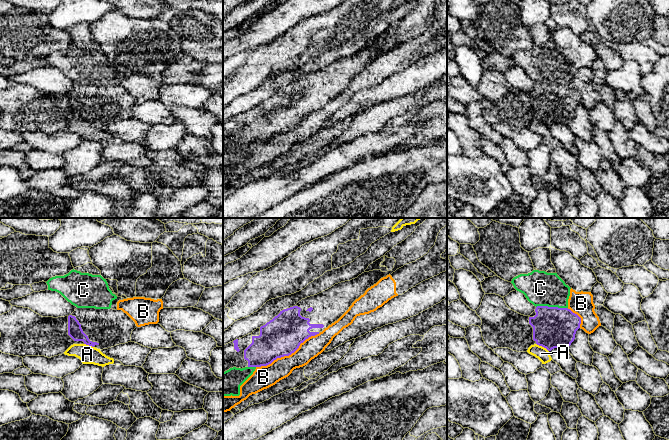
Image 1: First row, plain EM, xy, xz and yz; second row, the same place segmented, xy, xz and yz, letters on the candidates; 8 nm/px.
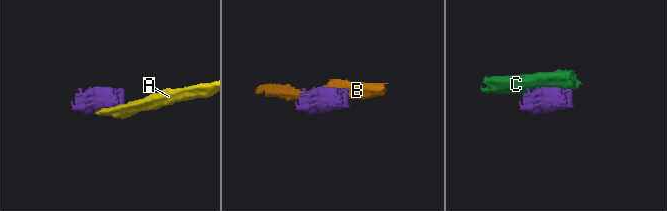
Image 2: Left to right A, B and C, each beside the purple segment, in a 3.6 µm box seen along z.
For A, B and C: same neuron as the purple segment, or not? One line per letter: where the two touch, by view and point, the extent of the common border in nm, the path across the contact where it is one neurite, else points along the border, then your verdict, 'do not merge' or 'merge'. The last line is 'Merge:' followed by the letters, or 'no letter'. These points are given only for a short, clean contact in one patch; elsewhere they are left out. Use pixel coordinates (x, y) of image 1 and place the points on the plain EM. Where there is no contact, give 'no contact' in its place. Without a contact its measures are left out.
A: contact yz (542, 122); length 120 nm; border yz (536, 119), (548, 127); do not merge
B: contact xz (288, 131); length 600 nm; do not merge
C: contact yz (552, 83); length 260 nm; do not merge
Merge: no letter

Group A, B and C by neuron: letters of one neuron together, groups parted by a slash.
A / B / C

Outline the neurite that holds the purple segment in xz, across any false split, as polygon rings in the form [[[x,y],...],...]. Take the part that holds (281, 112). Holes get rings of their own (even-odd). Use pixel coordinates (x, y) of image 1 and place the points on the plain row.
[[[420,0],[404,17],[394,22],[384,32],[394,34],[396,39],[391,47],[373,46],[364,48],[350,57],[335,60],[331,64],[299,77],[295,82],[284,85],[272,96],[260,103],[260,111],[248,110],[223,122],[223,148],[230,144],[261,143],[271,140],[277,134],[294,129],[306,115],[322,108],[337,97],[365,67],[381,54],[391,51],[406,40],[415,38],[435,21],[438,9],[447,0]]]

